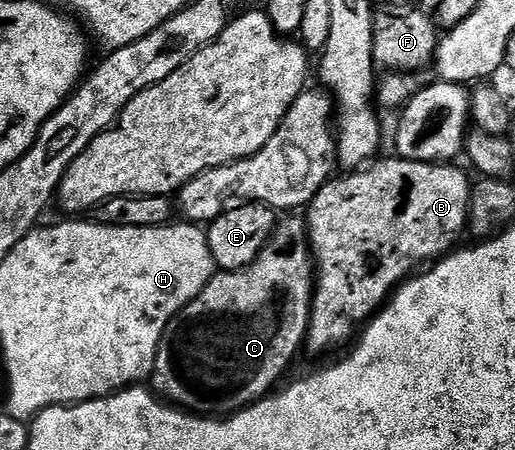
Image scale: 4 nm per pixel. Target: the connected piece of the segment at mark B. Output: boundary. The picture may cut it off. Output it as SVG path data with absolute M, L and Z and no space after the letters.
M390 155L386 161L381 160L341 175L345 177L334 176L326 181L307 206L315 284L304 348L313 353L329 353L340 345L348 346L358 330L393 296L398 286L422 267L446 256L458 244L456 241L469 224L471 180L463 170L456 169L456 164L403 161L396 155Z

